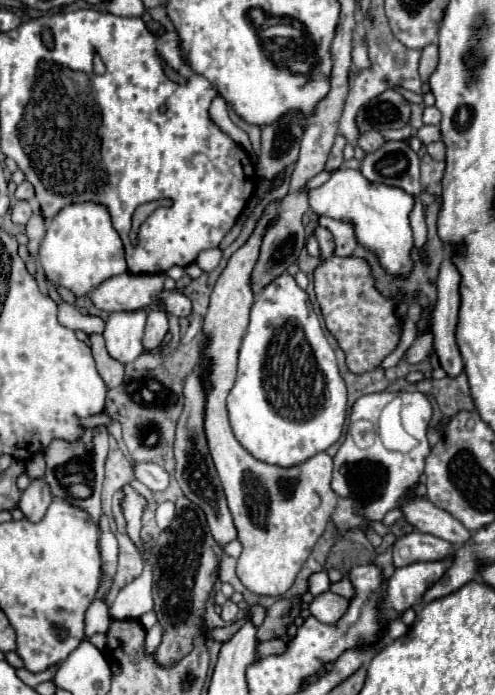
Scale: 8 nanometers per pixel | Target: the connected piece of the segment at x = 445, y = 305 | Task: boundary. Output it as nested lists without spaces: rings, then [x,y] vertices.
[[[445,259],[439,269],[437,281],[437,303],[433,311],[433,347],[439,357],[441,367],[453,379],[463,373],[463,359],[459,347],[455,343],[455,325],[457,325],[457,311],[459,311],[459,271]]]

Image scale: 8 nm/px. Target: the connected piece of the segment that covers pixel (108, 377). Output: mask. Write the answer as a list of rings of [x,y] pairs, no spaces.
[[[91,335],[89,339],[91,339],[91,351],[93,351],[93,359],[97,363],[97,371],[103,377],[105,385],[109,389],[119,387],[123,383],[125,367],[119,361],[115,361],[115,359],[109,357],[109,353],[105,349],[105,341],[103,341],[101,335]]]

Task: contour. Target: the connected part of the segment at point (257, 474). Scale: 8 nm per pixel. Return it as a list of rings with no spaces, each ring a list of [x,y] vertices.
[[[279,199],[267,203],[253,235],[243,247],[239,247],[231,255],[227,267],[223,269],[221,277],[213,287],[209,311],[205,315],[203,325],[203,387],[207,395],[205,435],[213,463],[227,495],[227,503],[231,507],[235,527],[239,531],[239,541],[243,543],[243,553],[237,561],[237,577],[255,595],[281,595],[293,585],[297,573],[311,555],[337,505],[337,495],[329,487],[333,459],[327,453],[317,453],[305,463],[289,469],[263,463],[255,459],[237,441],[227,419],[225,399],[235,383],[237,351],[241,347],[243,333],[247,331],[249,309],[253,303],[251,271],[259,261],[259,247],[263,243],[263,235],[277,217],[279,205]]]

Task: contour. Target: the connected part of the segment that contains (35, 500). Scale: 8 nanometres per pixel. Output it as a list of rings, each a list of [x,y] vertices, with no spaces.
[[[35,479],[25,491],[23,497],[19,501],[19,509],[23,511],[25,519],[31,519],[33,523],[37,523],[39,519],[43,519],[47,507],[51,505],[53,497],[49,493],[49,487],[43,479]]]

